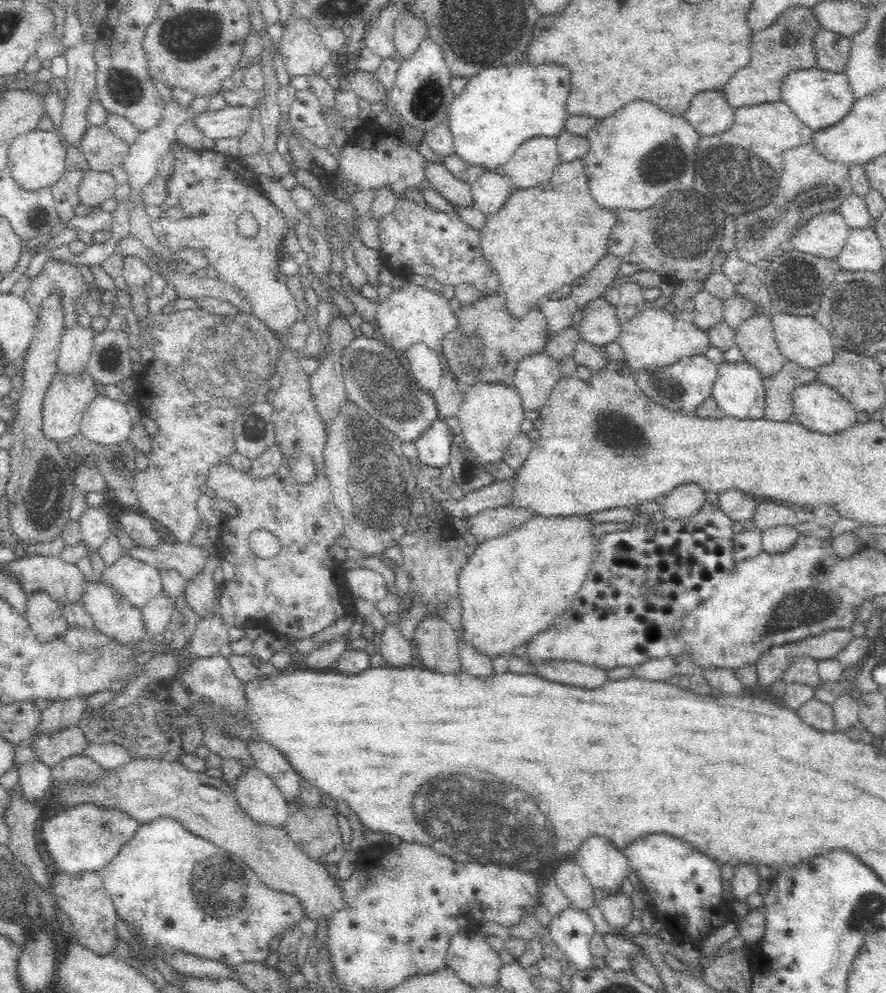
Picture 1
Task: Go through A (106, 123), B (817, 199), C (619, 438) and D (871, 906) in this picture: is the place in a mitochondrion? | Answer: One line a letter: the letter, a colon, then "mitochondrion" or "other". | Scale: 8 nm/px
A: other
B: other
C: mitochondrion
D: mitochondrion

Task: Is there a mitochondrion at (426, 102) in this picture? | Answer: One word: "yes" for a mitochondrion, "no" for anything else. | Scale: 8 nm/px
yes

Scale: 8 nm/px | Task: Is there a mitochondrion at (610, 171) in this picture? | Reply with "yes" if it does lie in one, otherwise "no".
no

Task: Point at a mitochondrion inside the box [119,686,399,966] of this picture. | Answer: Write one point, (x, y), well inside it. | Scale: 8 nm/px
(216, 891)

